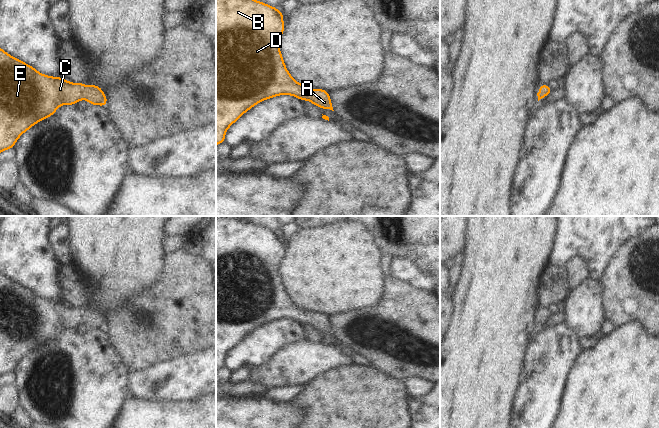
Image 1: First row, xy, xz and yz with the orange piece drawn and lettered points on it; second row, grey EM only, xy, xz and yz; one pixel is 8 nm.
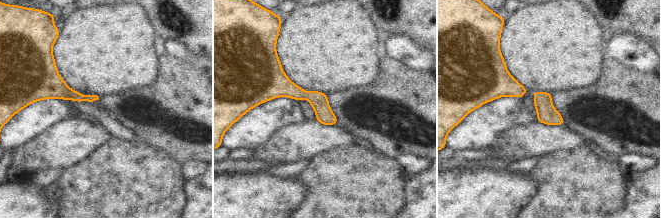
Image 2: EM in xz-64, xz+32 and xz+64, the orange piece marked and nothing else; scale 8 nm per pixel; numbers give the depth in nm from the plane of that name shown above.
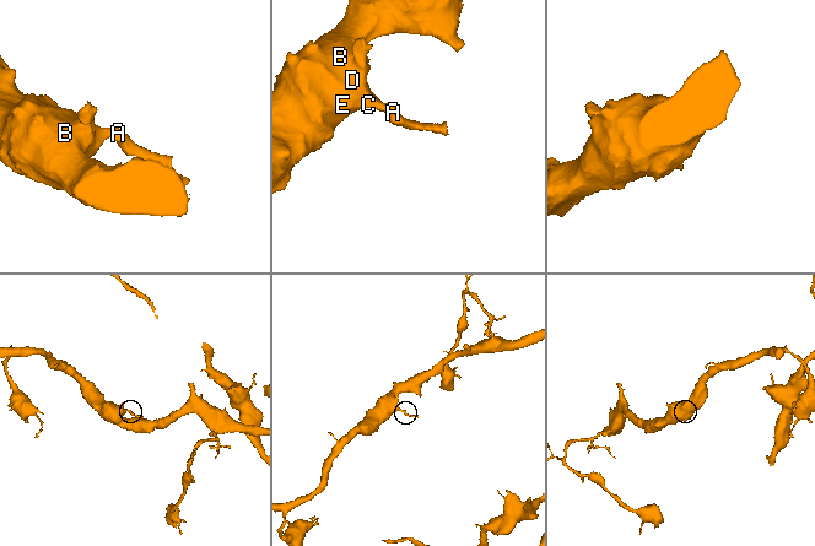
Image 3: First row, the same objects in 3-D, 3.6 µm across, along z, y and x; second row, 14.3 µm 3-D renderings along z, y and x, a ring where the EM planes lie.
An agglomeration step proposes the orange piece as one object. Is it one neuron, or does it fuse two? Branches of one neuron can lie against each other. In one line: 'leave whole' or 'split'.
leave whole

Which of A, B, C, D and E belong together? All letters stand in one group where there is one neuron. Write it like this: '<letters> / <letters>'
A B C D E

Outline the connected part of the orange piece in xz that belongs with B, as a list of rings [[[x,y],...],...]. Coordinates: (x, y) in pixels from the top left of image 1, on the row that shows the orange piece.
[[[216,0],[216,146],[225,142],[225,132],[234,122],[268,98],[288,94],[334,111],[328,91],[319,88],[311,90],[295,81],[286,69],[279,49],[279,41],[285,29],[283,18],[278,8],[257,0]]]

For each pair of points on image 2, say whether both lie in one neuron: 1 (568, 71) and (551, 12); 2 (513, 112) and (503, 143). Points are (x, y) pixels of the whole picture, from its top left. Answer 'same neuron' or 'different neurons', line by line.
1: same neuron
2: different neurons

